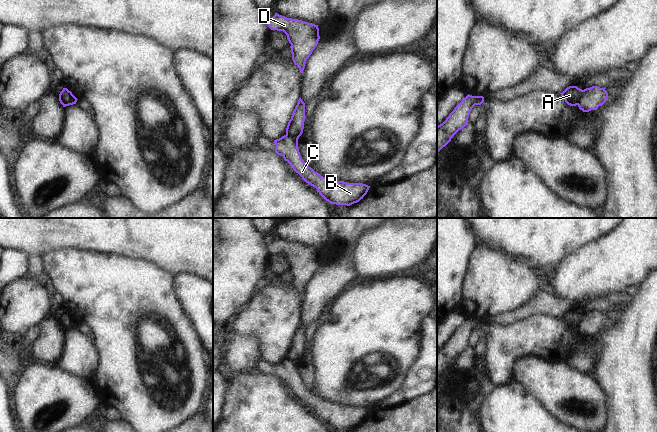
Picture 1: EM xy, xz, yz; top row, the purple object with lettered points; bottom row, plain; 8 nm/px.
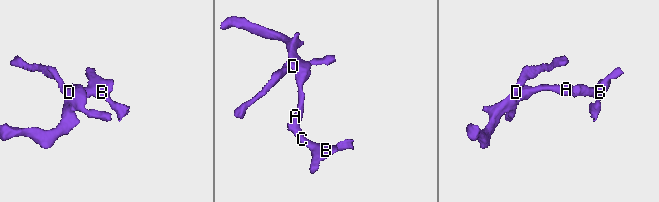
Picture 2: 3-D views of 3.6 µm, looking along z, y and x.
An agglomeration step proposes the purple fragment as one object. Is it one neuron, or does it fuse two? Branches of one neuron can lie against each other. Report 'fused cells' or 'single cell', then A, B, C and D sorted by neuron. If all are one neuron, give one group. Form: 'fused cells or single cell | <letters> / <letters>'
fused cells | A D / B C

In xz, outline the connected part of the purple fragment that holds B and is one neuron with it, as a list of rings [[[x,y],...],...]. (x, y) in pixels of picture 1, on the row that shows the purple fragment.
[[[284,135],[274,140],[275,152],[287,161],[302,179],[315,187],[319,194],[329,203],[350,206],[359,202],[367,194],[370,186],[363,183],[347,183],[323,177],[309,167],[301,158],[298,139]]]

